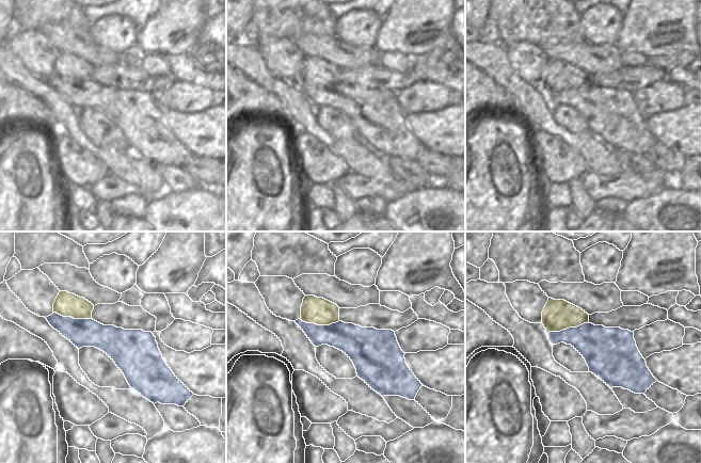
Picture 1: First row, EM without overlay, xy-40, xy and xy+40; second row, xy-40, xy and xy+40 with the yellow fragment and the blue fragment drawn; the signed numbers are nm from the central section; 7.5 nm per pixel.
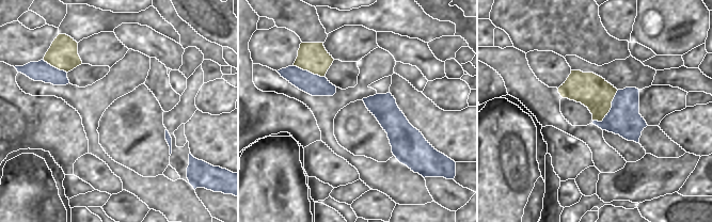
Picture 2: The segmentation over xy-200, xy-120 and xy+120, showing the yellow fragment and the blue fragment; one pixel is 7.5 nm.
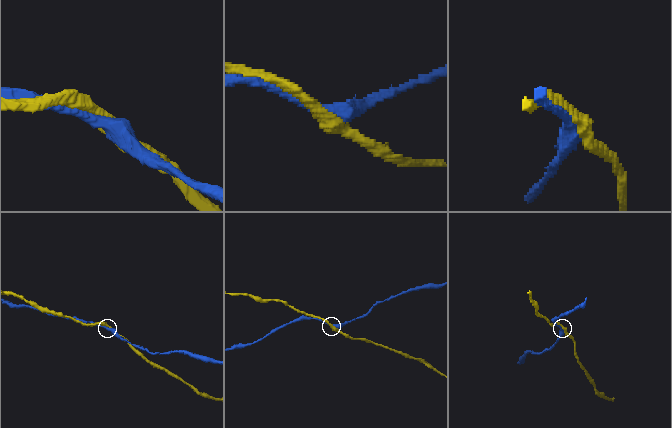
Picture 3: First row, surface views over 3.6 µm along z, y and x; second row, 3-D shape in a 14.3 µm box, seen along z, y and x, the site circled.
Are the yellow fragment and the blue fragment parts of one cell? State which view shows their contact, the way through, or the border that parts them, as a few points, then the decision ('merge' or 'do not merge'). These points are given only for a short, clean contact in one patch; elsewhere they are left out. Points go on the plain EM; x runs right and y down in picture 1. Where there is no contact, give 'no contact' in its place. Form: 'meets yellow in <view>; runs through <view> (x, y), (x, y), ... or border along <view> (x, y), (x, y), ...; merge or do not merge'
meets yellow in xy+40; do not merge

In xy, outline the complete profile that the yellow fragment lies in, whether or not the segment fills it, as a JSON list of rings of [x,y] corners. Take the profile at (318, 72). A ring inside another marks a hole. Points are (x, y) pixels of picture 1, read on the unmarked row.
[[[305,57],[301,66],[301,81],[317,86],[330,86],[339,82],[339,68],[315,57]]]

